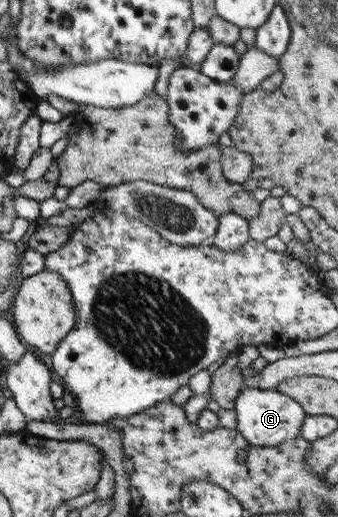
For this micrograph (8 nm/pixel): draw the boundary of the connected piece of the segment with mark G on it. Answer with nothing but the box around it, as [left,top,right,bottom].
[234,387,306,447]

